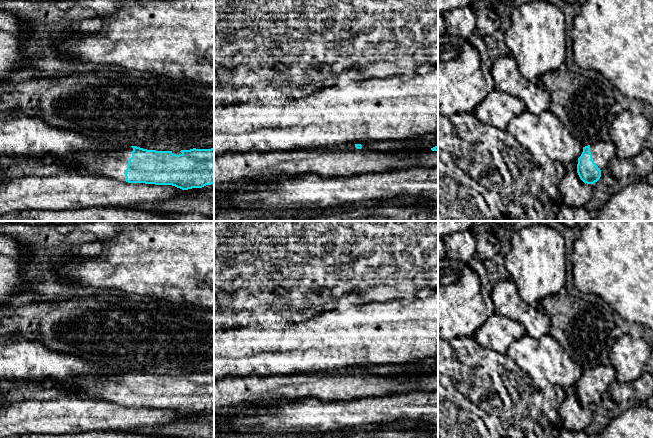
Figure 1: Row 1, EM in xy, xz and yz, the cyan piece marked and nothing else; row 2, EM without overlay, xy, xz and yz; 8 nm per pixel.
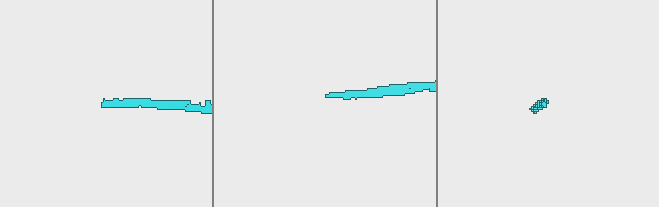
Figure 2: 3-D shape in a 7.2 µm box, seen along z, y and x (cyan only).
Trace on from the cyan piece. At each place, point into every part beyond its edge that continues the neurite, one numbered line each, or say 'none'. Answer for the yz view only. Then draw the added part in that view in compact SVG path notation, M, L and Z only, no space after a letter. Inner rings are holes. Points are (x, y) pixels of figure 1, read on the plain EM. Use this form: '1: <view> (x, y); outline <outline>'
1: yz (603, 376); outline M599 365L590 369L590 376L594 387L602 395L616 380L616 371L611 365Z

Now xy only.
1: xy (113, 387); outline M132 371L114 372L108 376L86 375L74 378L68 382L62 381L40 381L45 384L58 384L71 390L73 394L97 399L111 401L125 405L127 387L132 381Z

